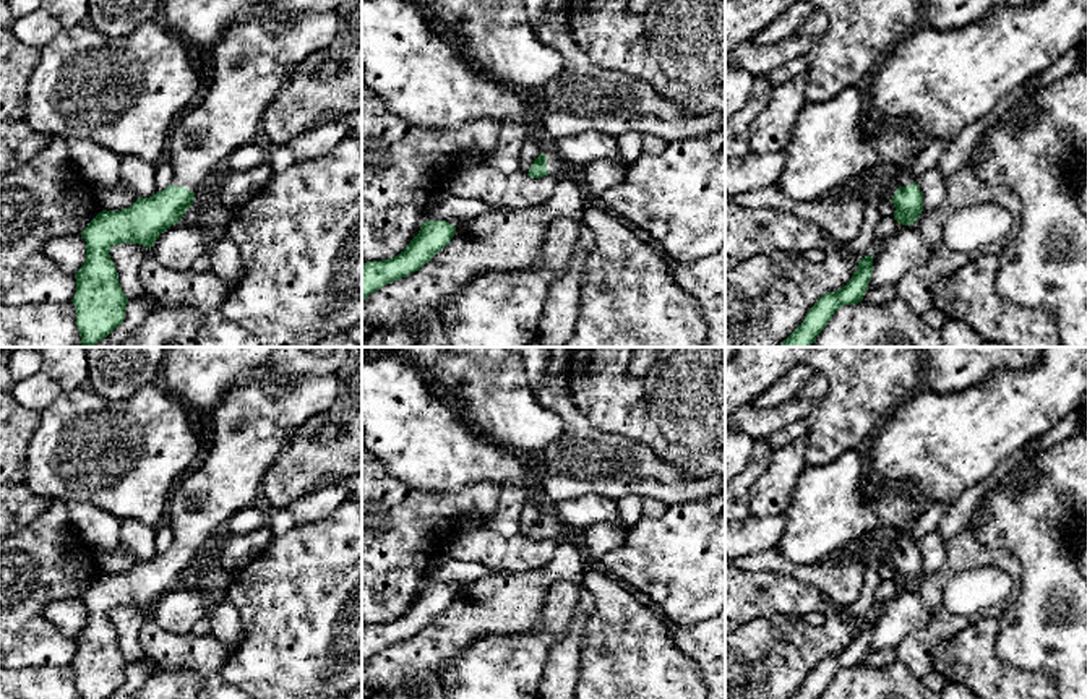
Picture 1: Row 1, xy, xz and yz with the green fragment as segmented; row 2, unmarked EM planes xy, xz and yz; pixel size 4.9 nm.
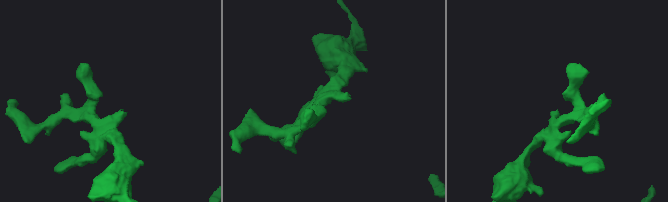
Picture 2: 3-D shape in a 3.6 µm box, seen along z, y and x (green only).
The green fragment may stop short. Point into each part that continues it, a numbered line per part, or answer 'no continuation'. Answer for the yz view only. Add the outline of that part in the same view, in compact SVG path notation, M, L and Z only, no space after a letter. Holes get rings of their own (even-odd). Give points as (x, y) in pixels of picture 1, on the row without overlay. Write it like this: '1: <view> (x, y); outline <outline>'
1: yz (826, 513); outline M845 451L824 465L806 464L801 470L795 493L782 512L785 517L784 534L776 548L793 564L810 566L819 563L832 553L855 548L857 537L879 527L889 527L897 534L900 550L909 550L915 543L910 532L918 516L930 503L913 491L884 491L878 500L868 500L860 491L861 478L860 451Z

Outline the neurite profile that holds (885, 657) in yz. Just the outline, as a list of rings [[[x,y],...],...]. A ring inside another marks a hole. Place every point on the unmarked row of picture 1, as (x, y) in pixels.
[[[883,649],[871,654],[866,654],[861,665],[879,668],[889,667],[897,662],[894,649]]]

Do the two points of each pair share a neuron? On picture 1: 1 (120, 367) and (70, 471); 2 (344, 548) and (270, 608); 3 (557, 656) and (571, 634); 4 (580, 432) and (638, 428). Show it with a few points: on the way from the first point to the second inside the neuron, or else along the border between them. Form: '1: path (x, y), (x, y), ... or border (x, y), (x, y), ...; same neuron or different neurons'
1: border (143, 386), (117, 399), (107, 399), (88, 388); different neurons
2: path (326, 566), (294, 599), (287, 599); same neuron
3: path (562, 651), (571, 639); same neuron
4: border (573, 404), (596, 427), (638, 440); different neurons

